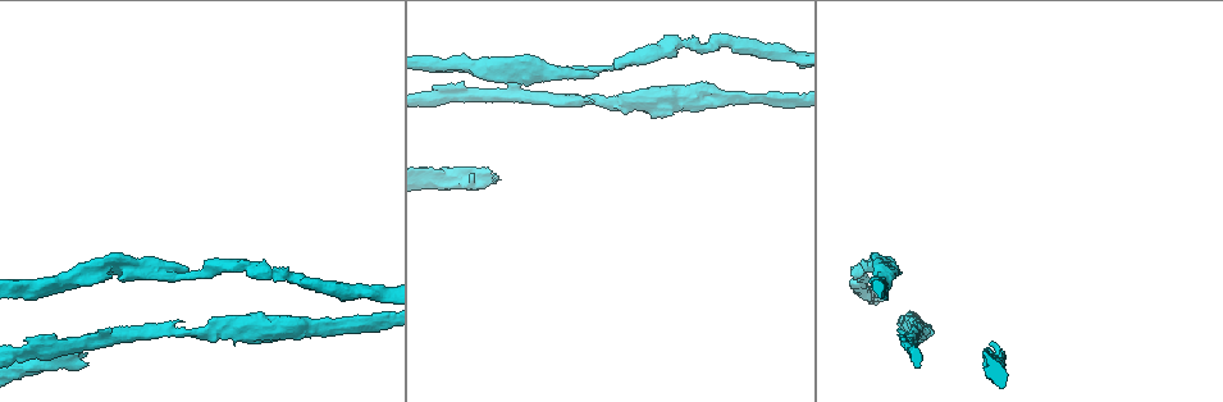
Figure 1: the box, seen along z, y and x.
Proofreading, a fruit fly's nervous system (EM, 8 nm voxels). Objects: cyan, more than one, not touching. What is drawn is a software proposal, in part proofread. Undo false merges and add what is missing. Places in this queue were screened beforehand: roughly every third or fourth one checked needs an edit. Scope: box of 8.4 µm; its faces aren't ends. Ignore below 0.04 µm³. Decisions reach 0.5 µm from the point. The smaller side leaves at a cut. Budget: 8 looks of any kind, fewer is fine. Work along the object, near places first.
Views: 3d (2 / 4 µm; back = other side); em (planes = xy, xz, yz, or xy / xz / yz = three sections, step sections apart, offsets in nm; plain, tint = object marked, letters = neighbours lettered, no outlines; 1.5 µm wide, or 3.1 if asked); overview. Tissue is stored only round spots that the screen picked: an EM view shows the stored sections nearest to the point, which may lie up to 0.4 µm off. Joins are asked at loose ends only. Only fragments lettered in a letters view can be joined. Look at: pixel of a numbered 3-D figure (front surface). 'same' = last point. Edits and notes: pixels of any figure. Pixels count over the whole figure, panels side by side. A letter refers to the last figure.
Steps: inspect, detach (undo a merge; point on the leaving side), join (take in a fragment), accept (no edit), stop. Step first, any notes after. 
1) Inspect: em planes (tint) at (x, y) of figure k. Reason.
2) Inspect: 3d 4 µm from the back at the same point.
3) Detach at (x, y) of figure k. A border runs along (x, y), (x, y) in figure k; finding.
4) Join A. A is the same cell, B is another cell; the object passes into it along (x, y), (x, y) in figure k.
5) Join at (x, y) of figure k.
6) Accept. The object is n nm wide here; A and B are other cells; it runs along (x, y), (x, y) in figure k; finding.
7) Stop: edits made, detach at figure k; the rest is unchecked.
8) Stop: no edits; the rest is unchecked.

Inspect: em planes (tint) at (724, 100) of figure 1. Calibre changes.

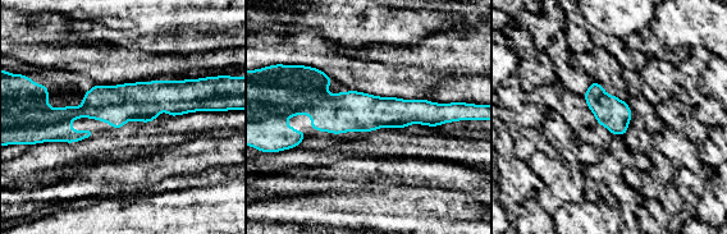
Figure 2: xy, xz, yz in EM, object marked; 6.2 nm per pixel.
Inspect: em planes (letters) at the same point.

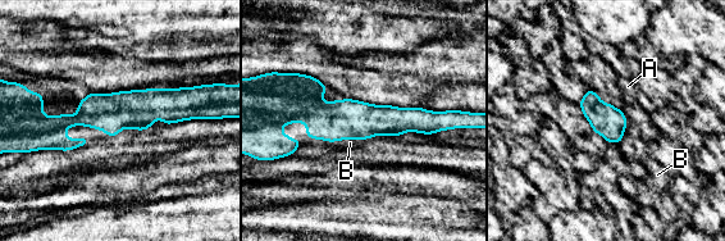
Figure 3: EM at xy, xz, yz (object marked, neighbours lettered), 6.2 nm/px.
Accept. The object is 200 nm wide here; A and B are other cells; a border runs along (310, 139), (365, 141) in figure 3; all the same neuron.

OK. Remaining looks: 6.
Inspect: 3d 4 µm from the back at (577, 73) of figure 1. Thick turns thin.

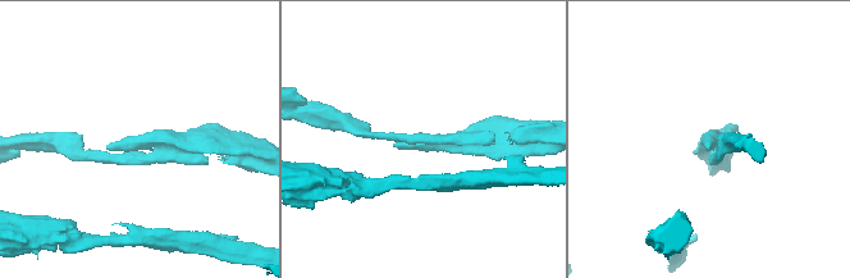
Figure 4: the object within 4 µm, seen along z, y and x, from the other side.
Inspect: em planes (letters) at (421, 139) of figure 4. Shape alone is not enough.

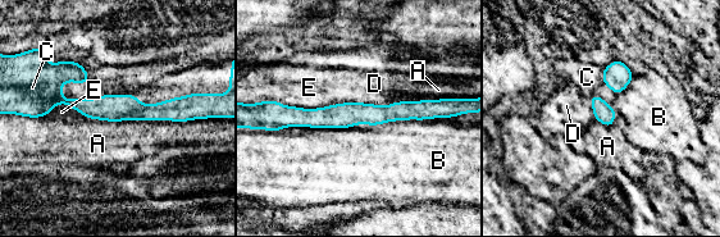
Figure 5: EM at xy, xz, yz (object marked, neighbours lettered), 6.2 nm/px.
Accept. The object is 130 nm wide here; A, B, C, D and E are other cells; a border runs along (90, 118), (100, 121), (201, 119) in figure 5; one neuron here.

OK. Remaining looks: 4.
Inspect: 3d 4 µm from the back at (901, 335) of figure 1. Free end.

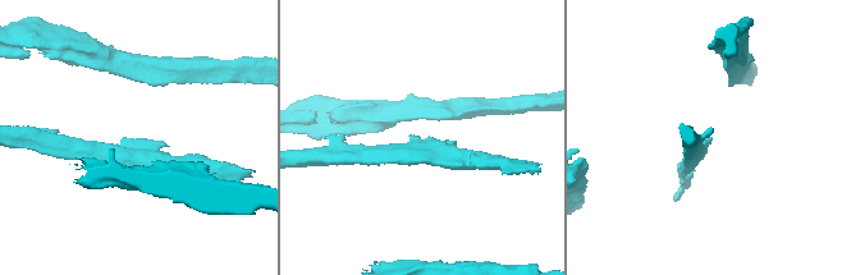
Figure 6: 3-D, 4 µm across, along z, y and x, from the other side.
Inspect: em xy step 4 (tint) at (147, 139) of figure 6. The arms are 220, 220 nm wide.

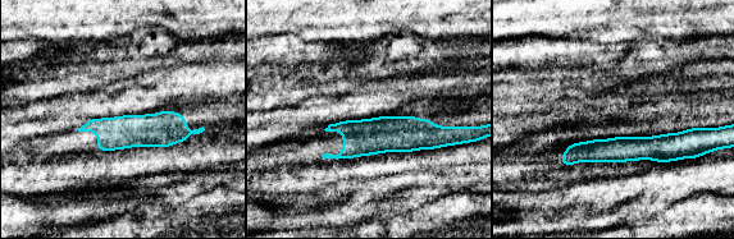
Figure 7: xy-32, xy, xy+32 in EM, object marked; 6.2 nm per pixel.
Inspect: em planes (letters) at the same point.

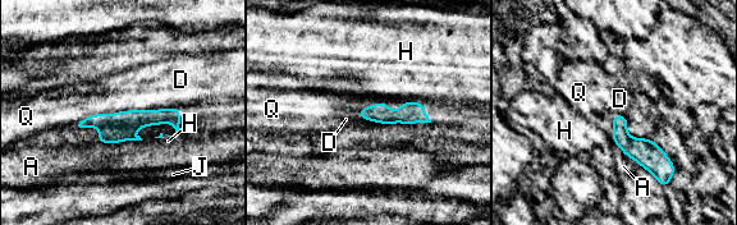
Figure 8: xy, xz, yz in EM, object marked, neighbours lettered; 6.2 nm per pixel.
Accept. A, D, H, J and Q are other cells; it runs along (177, 122), (138, 118), (82, 124) in figure 8; none of them fits.

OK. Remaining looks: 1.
Stop: no edits; the rest is unchecked.

